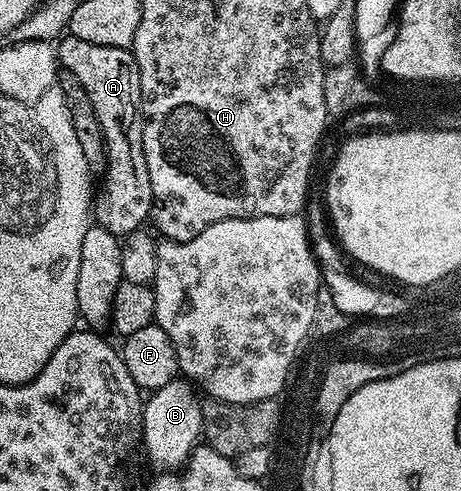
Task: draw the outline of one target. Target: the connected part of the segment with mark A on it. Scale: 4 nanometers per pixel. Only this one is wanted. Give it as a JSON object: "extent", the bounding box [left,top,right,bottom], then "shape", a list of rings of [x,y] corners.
{"extent":[58,34,152,238],"shape":[[[68,34],[59,41],[58,64],[67,75],[78,78],[104,131],[108,165],[104,168],[104,185],[101,188],[99,185],[94,192],[95,223],[117,238],[126,237],[139,229],[152,211],[152,187],[144,157],[144,117],[140,111],[140,75],[136,60],[127,48],[98,46]]]}

